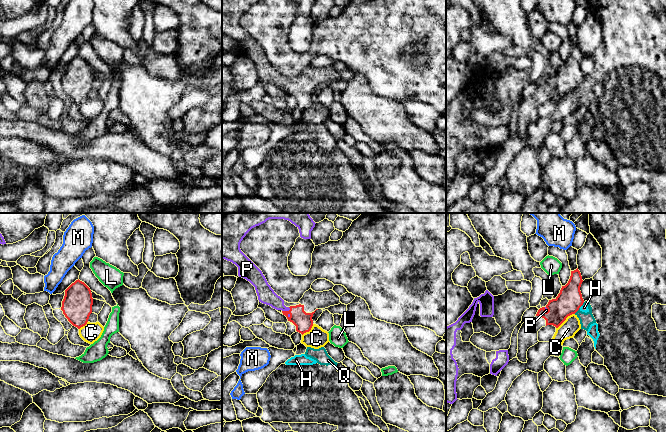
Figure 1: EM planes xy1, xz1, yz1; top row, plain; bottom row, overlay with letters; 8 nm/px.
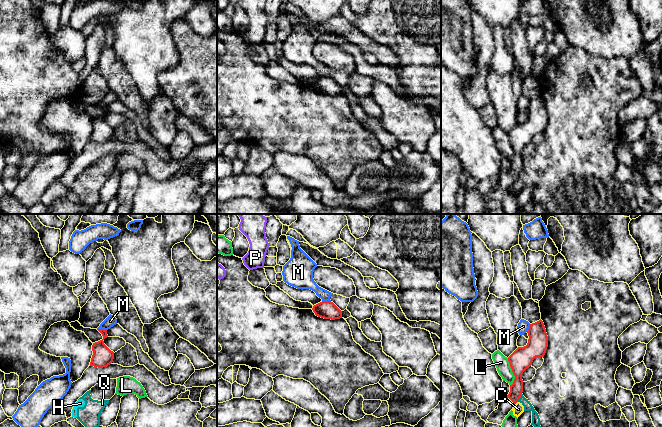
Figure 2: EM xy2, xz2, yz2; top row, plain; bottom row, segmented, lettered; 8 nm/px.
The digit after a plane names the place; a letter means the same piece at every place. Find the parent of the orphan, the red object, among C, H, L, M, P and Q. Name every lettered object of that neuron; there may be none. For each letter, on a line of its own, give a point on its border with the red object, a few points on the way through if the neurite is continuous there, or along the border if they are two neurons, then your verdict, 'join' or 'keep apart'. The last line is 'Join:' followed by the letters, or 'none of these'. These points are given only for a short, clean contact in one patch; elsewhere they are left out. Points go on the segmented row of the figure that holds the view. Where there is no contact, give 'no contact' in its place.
C: meets red in yz1 at (565, 319); border along yz1 (574, 313), (570, 314), (556, 328); keep apart
H: meets red in yz1 at (580, 306); border along yz1 (581, 305), (579, 307); keep apart
L: meets red in yz2 at (512, 371); border along yz2 (507, 358), (514, 376), (514, 381), (511, 385); keep apart
M: meets red in xy2 at (102, 329); border along xy2 (97, 328), (106, 330); keep apart
P: meets red in xz1 at (286, 311); runs through xz1 (303, 321), (296, 314), (286, 311), (266, 295); join
Q: meets red in yz2 at (519, 397); border along yz2 (522, 394), (517, 401); keep apart
Join: P

